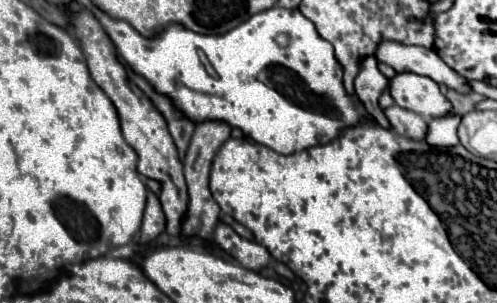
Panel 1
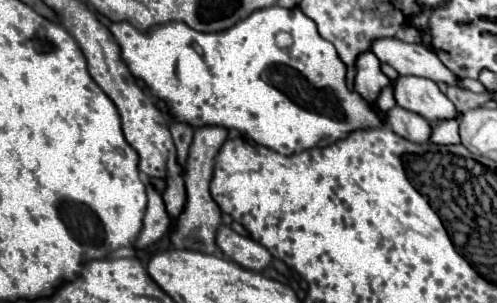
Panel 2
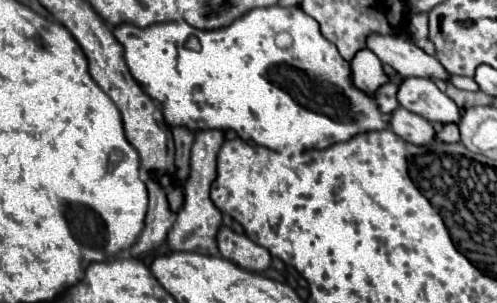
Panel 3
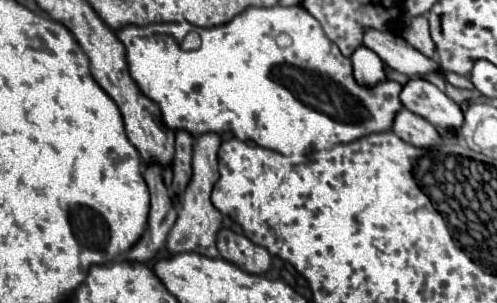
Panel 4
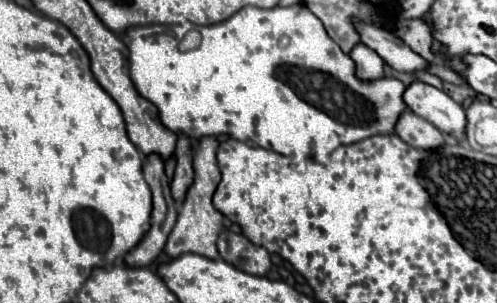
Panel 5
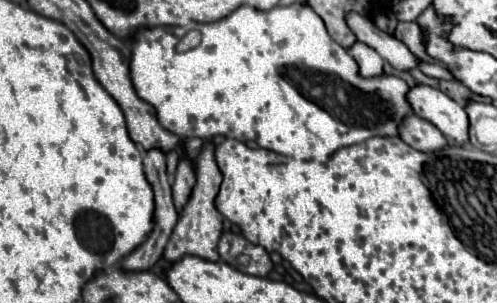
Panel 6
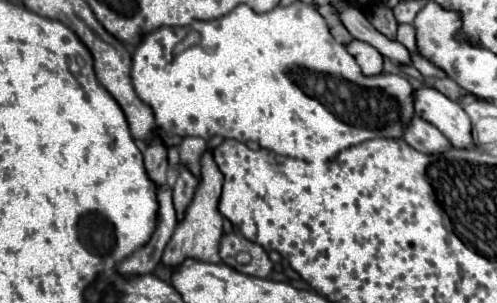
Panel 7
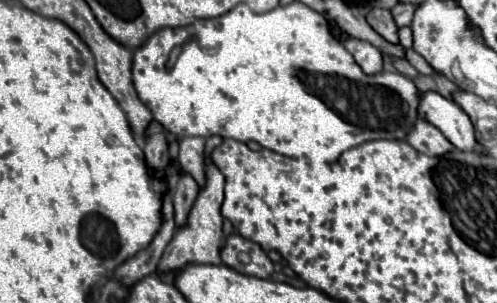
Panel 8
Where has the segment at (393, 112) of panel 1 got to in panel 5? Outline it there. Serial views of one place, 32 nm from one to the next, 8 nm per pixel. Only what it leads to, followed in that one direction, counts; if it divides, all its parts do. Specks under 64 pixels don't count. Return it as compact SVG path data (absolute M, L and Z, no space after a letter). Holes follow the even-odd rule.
M410 110L400 114L394 130L406 144L420 150L432 150L444 142L444 134L436 126L432 126L428 120L416 116Z

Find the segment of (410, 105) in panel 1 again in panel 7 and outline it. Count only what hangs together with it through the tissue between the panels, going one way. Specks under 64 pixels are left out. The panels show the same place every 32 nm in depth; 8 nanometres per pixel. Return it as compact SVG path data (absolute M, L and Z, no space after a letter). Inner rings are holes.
M418 88L412 92L416 116L434 124L456 148L472 146L470 118L464 108L438 92L436 88Z

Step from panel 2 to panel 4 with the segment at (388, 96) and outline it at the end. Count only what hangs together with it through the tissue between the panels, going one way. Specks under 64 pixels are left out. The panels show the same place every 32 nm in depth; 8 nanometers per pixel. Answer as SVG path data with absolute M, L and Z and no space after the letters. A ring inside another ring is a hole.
M302 6L246 8L232 22L214 28L196 28L188 22L148 24L142 28L124 26L116 36L126 46L126 60L134 82L142 94L160 106L166 126L172 130L182 128L192 136L230 130L240 140L252 140L262 148L292 156L294 152L330 150L336 144L390 130L396 112L402 108L398 98L402 84L386 80L374 88L358 86L352 76L352 62L340 54L338 46L322 32L320 22ZM188 32L200 34L202 46L198 50L180 48Z

